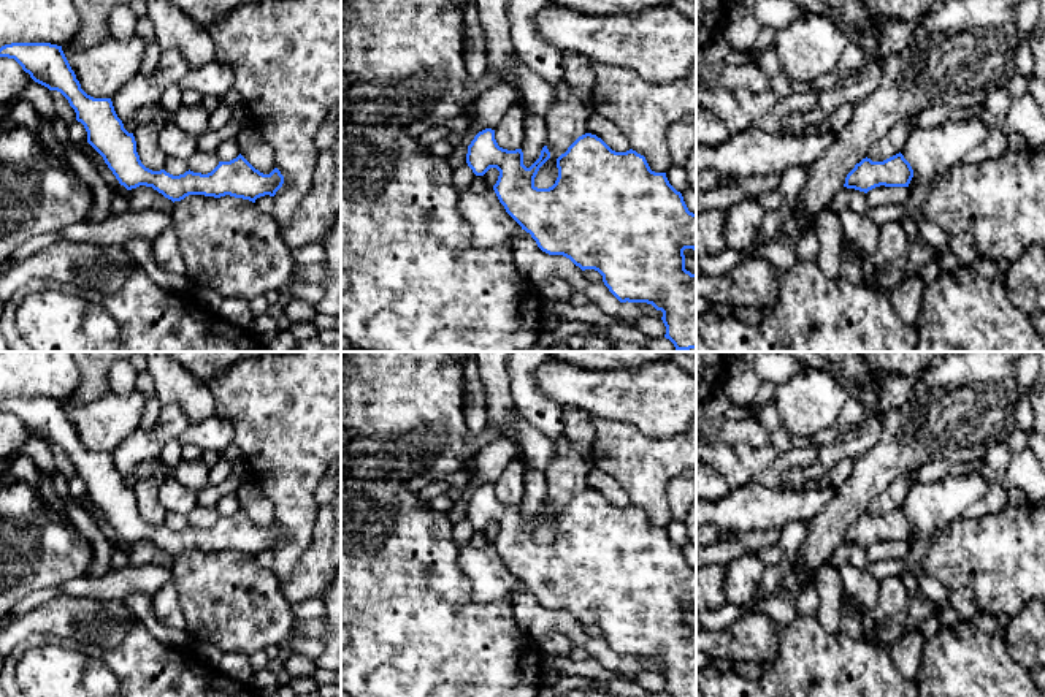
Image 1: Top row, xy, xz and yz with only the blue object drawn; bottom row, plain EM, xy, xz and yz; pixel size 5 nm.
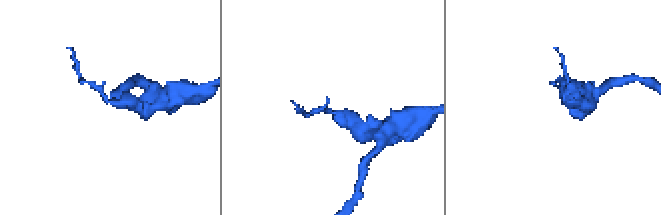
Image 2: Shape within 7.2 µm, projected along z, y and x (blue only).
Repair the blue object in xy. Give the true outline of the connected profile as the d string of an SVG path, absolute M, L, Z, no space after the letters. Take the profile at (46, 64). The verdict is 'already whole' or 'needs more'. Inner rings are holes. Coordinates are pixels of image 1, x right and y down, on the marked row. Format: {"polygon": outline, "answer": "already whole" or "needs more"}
{"polygon": "M11 43L0 48L0 57L14 59L35 82L60 92L68 100L76 120L87 131L87 143L103 157L127 190L140 185L152 187L173 203L189 195L214 198L230 195L255 203L260 196L274 196L284 184L278 168L263 174L241 154L230 162L219 162L208 174L190 169L179 176L165 169L152 171L141 163L135 136L124 128L111 98L94 98L81 89L62 46Z", "answer": "already whole"}

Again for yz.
{"polygon": "M899 152L883 162L863 158L847 174L844 187L867 193L869 190L885 187L909 187L913 177L910 163Z", "answer": "already whole"}

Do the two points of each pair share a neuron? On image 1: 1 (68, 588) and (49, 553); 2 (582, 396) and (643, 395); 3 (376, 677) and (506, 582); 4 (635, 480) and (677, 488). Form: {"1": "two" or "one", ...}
{"1": "two", "2": "one", "3": "two", "4": "two"}

